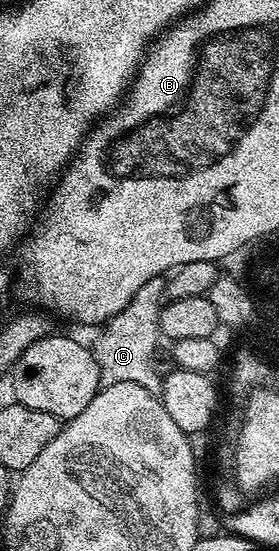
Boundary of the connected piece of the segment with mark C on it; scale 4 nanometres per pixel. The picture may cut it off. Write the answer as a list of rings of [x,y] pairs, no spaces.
[[[155,276],[138,290],[134,298],[112,320],[107,321],[102,331],[92,342],[95,360],[98,362],[102,386],[116,382],[134,382],[157,393],[162,383],[162,374],[156,366],[156,344],[161,341],[160,312],[167,295],[167,277]]]

